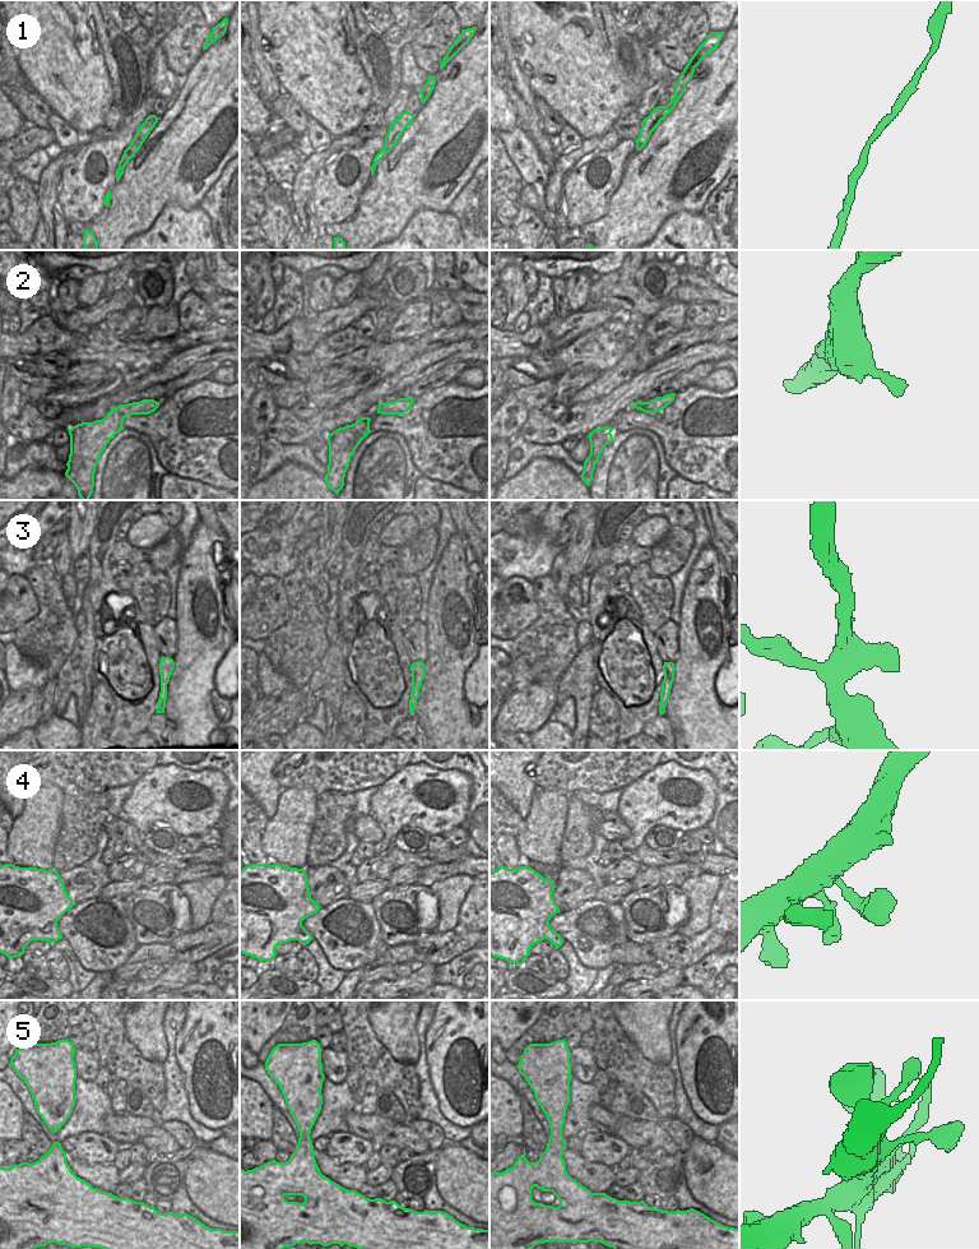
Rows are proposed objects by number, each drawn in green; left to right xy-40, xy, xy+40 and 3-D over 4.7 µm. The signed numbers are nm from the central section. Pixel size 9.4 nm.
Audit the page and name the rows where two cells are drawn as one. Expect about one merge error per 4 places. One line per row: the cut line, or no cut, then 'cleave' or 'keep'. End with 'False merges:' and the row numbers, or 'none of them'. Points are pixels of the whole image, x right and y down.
1: no cut | keep
2: no cut | keep
3: no cut | keep
4: no cut | keep
5: no cut | keep
False merges: none of them

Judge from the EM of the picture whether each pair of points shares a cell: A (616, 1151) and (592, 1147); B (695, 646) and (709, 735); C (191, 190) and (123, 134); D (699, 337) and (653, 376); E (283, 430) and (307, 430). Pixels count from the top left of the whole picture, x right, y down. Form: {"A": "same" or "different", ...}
{"A": "same", "B": "same", "C": "different", "D": "different", "E": "same"}

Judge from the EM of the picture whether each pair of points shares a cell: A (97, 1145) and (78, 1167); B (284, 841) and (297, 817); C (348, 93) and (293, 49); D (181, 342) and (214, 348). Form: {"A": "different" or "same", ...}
{"A": "different", "B": "same", "C": "same", "D": "different"}

